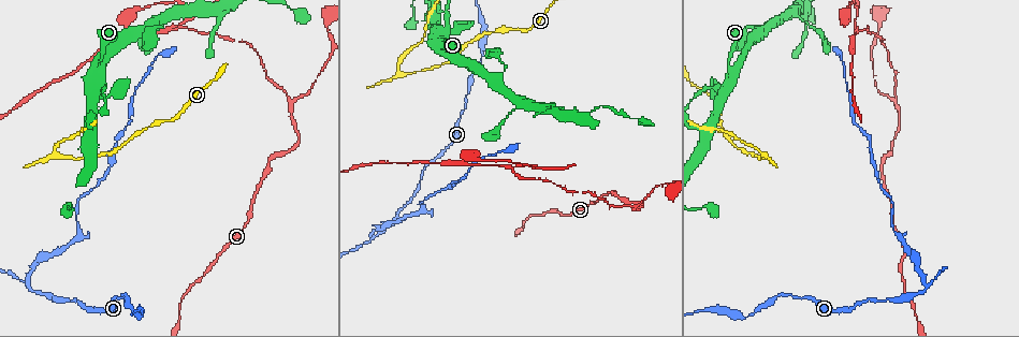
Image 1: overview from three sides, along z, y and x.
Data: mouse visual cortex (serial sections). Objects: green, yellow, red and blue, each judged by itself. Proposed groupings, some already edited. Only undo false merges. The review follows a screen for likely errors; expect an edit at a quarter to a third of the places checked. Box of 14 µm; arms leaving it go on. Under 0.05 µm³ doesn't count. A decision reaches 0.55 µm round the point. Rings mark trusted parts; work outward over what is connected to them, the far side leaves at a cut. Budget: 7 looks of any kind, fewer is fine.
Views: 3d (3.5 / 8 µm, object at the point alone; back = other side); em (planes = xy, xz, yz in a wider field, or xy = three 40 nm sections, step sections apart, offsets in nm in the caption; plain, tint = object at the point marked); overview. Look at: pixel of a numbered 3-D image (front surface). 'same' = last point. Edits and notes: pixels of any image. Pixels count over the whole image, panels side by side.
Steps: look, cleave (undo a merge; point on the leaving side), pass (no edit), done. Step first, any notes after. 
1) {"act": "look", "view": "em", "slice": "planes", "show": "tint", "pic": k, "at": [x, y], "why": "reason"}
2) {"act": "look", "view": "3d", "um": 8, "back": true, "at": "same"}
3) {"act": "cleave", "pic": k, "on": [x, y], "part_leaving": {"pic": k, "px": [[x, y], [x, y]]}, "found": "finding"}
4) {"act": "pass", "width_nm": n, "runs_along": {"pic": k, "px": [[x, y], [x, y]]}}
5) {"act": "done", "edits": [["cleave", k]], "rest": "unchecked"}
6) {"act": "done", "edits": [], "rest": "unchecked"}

{"act": "look", "view": "3d", "um": 3.5, "pic": 1, "at": [100, 69], "why": "abrupt turn"}

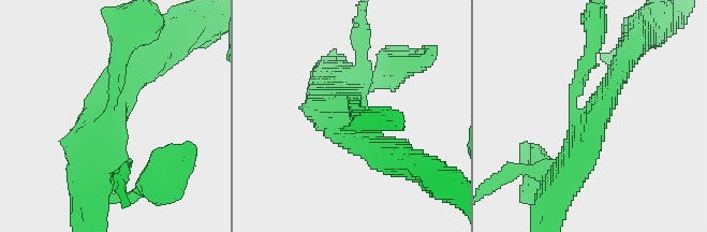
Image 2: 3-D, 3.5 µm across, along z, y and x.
{"act": "look", "view": "em", "slice": "xy", "step": 3, "show": "tint", "pic": 2, "at": [585, 120], "arms": 3, "arm_widths_nm": [200, 350, 500], "why": "need the tissue"}

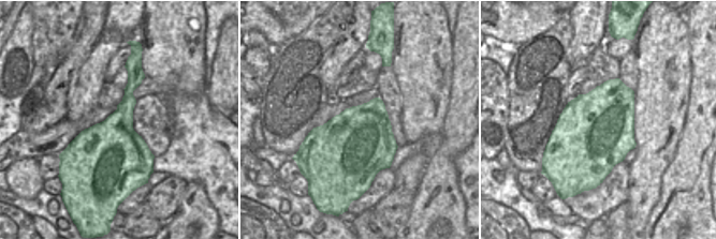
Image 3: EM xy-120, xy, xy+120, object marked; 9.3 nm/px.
{"act": "pass", "runs_along": {"pic": 2, "px": [[361, 115], [377, 148]]}, "found": "one cell here"}

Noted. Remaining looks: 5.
{"act": "look", "view": "3d", "um": 8, "pic": 1, "at": [200, 8], "why": "sharp bend"}

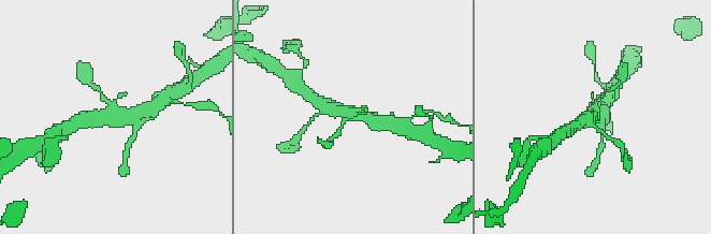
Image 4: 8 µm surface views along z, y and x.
{"act": "look", "view": "em", "slice": "xy", "step": 3, "show": "tint", "pic": 4, "at": [110, 114], "why": "shape alone is not enough"}

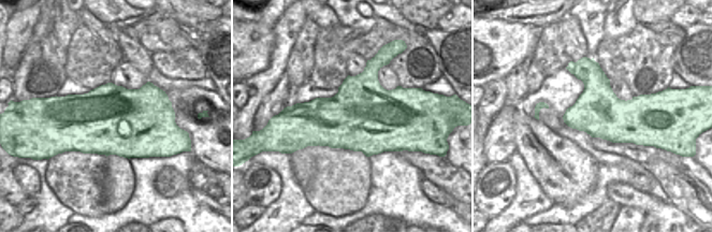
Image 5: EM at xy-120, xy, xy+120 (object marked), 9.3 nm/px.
{"act": "pass", "runs_along": {"pic": 4, "px": [[322, 104], [380, 123]]}, "found": "continuous, no second cell"}

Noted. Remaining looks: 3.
{"act": "look", "view": "3d", "um": 8, "pic": 1, "at": [291, 104], "why": "arms part here"}

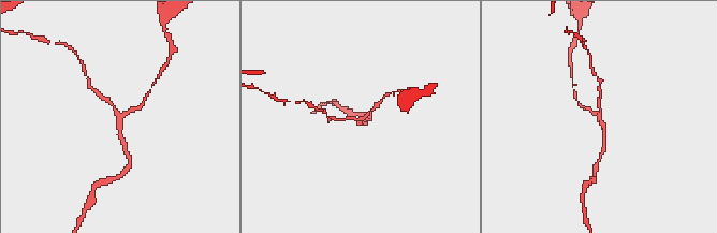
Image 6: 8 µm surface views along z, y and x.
{"act": "look", "view": "3d", "um": 3.5, "pic": 6, "at": [361, 120]}

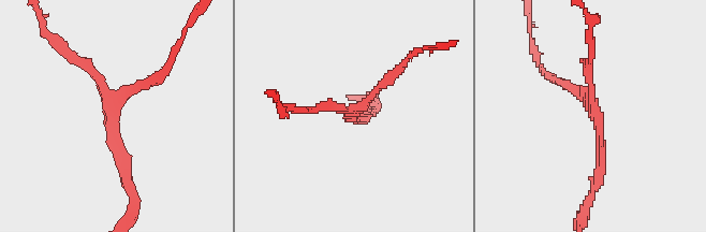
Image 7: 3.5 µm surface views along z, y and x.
{"act": "look", "view": "em", "slice": "xy", "step": 5, "show": "tint", "pic": 7, "at": [112, 104], "arms": 3, "arm_widths_nm": [150, 150, 150]}

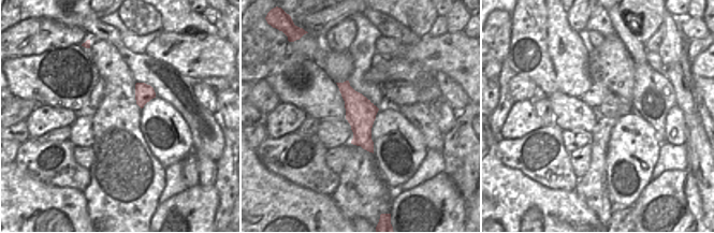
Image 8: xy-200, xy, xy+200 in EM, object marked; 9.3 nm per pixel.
{"act": "pass", "runs_along": {"pic": 7, "px": [[123, 171], [114, 99], [68, 53]]}, "found": "all the same cell"}

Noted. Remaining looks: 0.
{"act": "done", "edits": [], "rest": "unchecked"}

